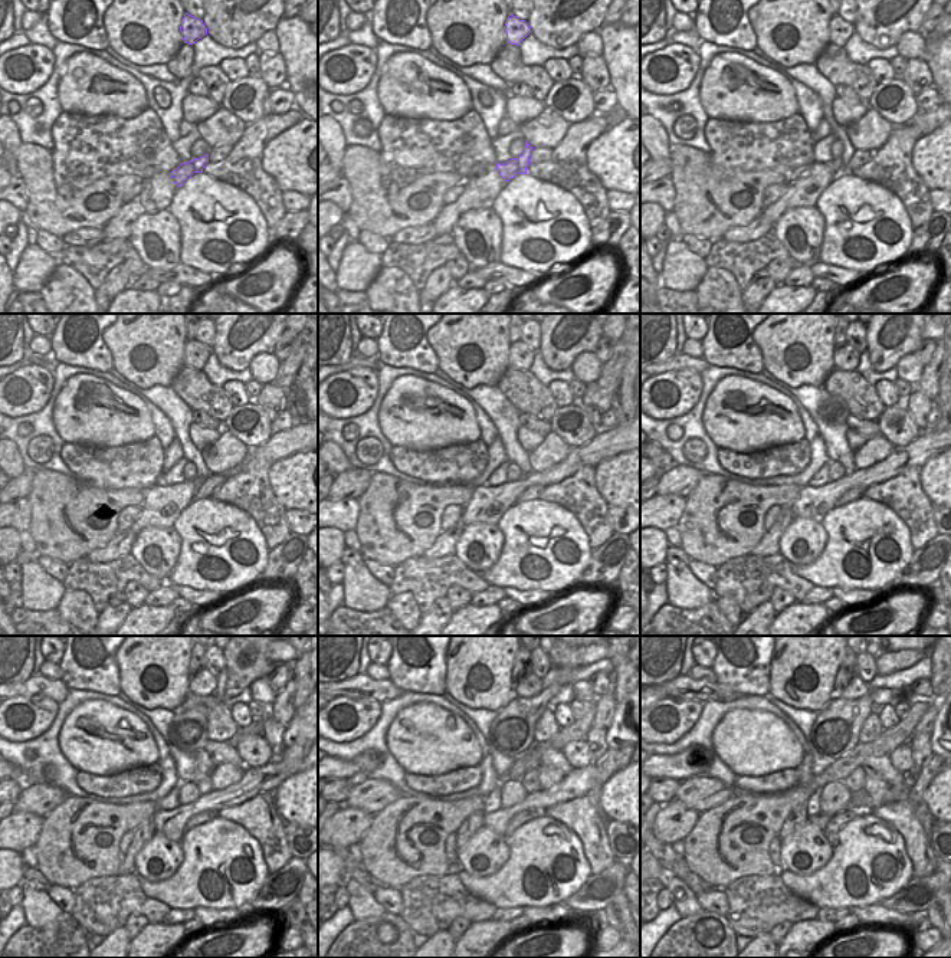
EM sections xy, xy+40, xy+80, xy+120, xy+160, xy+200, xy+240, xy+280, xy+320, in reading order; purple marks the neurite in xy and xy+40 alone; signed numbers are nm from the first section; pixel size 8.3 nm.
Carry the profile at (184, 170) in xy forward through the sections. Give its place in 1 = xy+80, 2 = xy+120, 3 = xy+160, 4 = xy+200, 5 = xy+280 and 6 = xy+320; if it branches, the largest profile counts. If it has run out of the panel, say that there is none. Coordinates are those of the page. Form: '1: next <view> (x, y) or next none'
1: next xy+80 (839, 131)
2: next xy+120 (192, 453)
3: next xy+160 (517, 455)
4: next xy+200 (840, 452)
5: next xy+280 (530, 781)
6: next xy+320 (855, 781)

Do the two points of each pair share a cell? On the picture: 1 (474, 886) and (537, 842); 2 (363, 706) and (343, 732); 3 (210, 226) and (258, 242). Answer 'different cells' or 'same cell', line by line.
1: same cell
2: same cell
3: same cell

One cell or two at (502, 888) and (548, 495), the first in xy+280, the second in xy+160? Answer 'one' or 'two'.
two

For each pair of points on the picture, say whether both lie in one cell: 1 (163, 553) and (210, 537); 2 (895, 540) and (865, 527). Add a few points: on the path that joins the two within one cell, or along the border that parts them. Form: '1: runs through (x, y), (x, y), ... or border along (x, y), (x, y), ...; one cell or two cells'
1: border along (173, 527), (180, 540), (180, 554), (166, 578); two cells
2: runs through (888, 534), (872, 534); one cell

